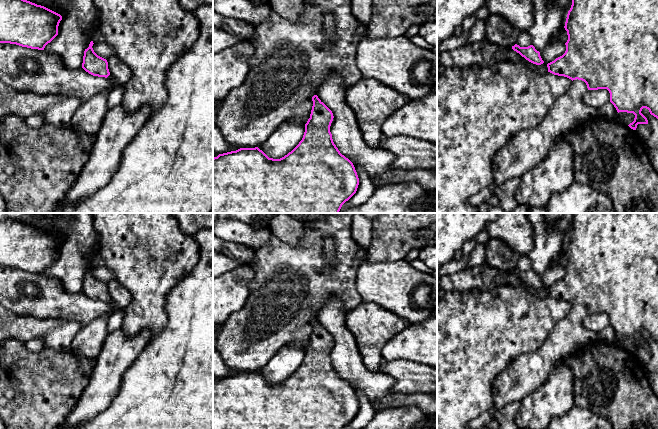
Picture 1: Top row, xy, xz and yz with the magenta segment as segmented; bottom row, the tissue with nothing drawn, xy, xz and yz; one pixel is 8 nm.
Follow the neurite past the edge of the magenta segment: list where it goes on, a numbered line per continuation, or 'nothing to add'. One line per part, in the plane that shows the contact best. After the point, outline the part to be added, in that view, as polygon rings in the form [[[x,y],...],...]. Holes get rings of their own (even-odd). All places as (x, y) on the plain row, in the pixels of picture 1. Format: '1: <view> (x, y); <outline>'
1: yz (526, 373); [[[573,304],[567,316],[552,329],[542,347],[522,353],[503,370],[492,386],[493,407],[498,410],[513,402],[522,402],[542,385],[554,363],[596,341],[597,333],[583,325],[588,315],[582,304]]]

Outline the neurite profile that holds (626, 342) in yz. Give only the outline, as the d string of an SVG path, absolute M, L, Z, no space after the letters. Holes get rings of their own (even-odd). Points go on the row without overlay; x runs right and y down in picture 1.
M619 336L619 343L622 347L629 349L634 345L635 339L633 337Z

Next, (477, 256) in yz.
M477 243L468 257L467 266L468 267L480 266L485 262L485 257L486 257L485 246Z

